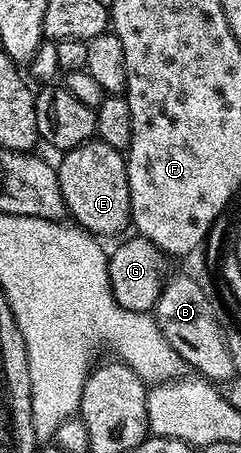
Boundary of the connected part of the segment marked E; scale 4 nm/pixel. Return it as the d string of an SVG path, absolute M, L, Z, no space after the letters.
M99 138L86 141L82 146L72 148L59 157L60 164L55 165L58 174L58 186L62 190L62 198L67 215L85 232L97 237L112 236L125 227L129 227L132 211L130 210L130 182L126 174L126 156L121 149L102 142Z

